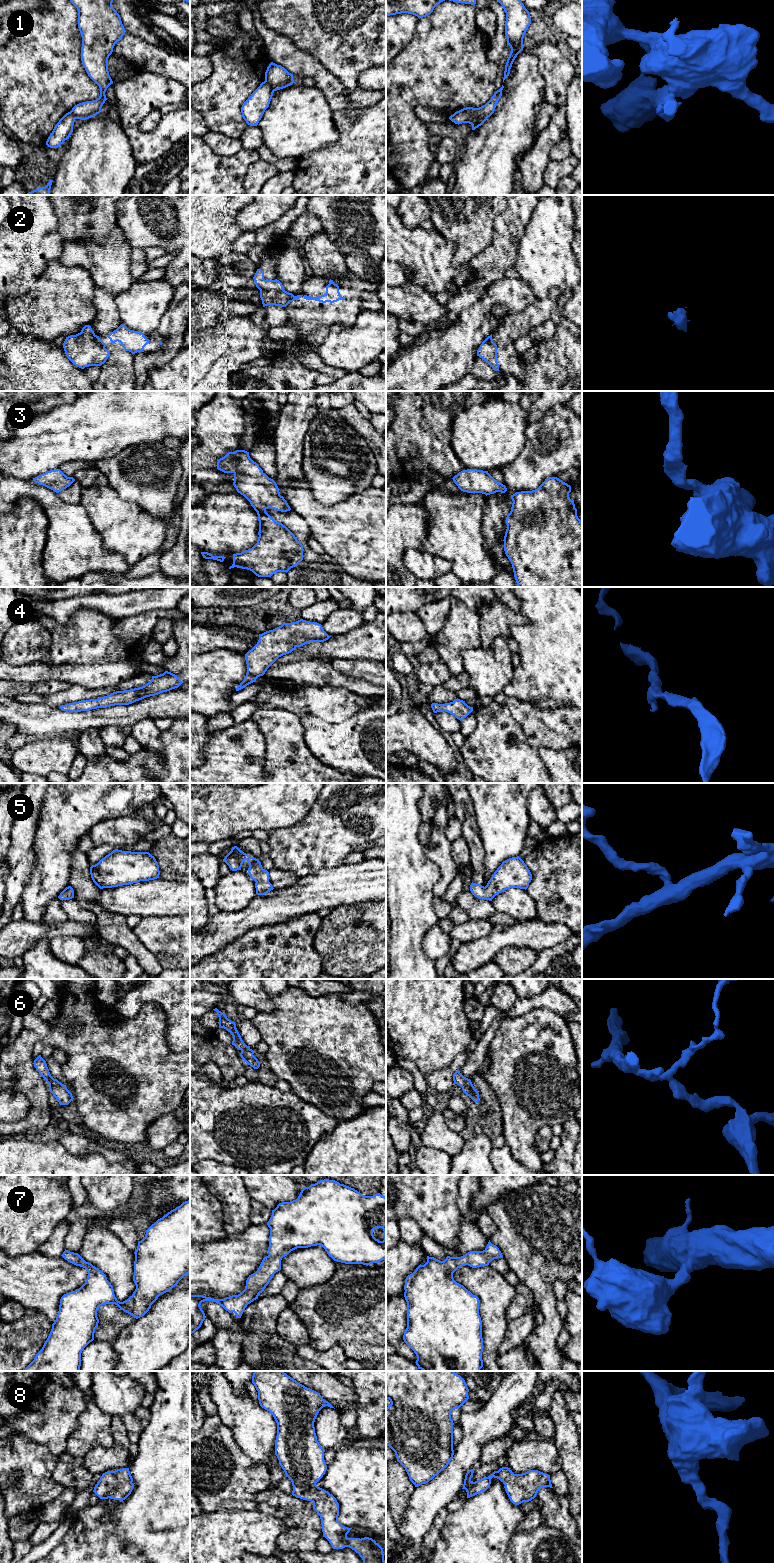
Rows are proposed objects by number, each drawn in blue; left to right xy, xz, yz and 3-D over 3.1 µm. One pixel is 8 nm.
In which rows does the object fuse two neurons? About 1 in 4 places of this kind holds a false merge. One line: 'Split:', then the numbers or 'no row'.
Split: 1, 2

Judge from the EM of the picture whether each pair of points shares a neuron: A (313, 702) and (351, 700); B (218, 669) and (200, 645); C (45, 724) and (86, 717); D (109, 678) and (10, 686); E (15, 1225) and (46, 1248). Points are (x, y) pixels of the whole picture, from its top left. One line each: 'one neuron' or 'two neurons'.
A: one neuron
B: two neurons
C: one neuron
D: two neurons
E: two neurons

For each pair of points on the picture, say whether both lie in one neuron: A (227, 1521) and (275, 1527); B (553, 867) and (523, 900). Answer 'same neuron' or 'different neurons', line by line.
A: same neuron
B: different neurons

